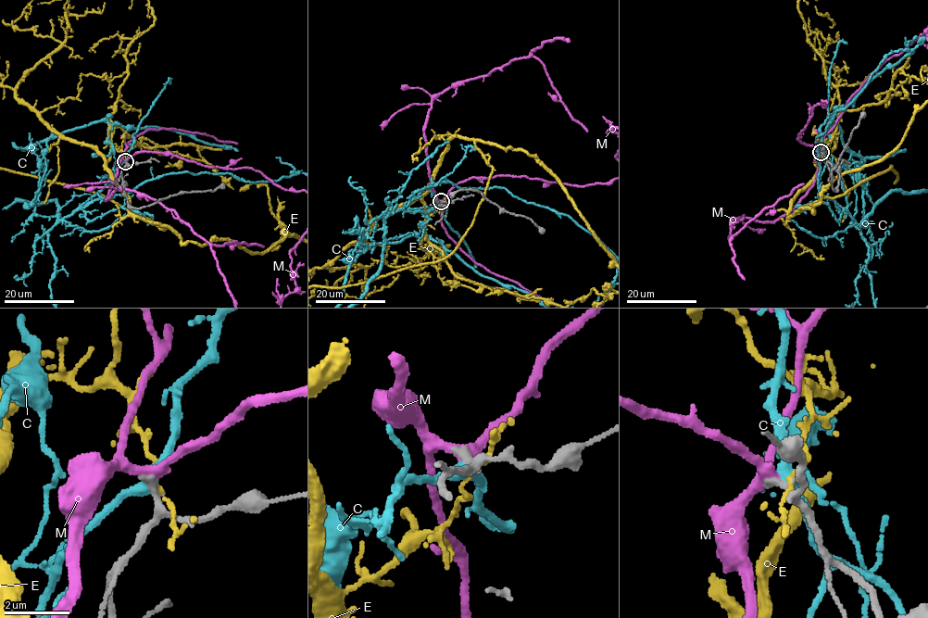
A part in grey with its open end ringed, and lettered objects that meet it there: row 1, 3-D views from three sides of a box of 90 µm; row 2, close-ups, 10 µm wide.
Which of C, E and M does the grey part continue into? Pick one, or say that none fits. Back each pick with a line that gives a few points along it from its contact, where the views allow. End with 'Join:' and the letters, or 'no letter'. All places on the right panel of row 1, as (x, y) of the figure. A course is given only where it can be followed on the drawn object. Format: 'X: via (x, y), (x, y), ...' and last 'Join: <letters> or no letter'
Join: M

